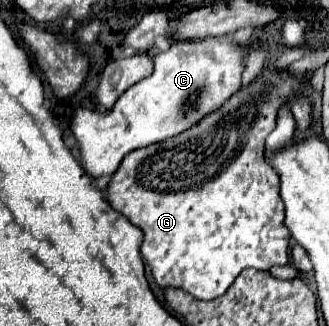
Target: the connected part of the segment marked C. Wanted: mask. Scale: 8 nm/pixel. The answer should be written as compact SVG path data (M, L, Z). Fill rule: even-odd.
M232 38L176 40L166 52L154 56L154 72L130 86L110 112L76 110L70 128L80 146L84 170L92 178L114 174L128 152L172 138L192 128L212 110L218 110L240 90L248 50L248 44Z

